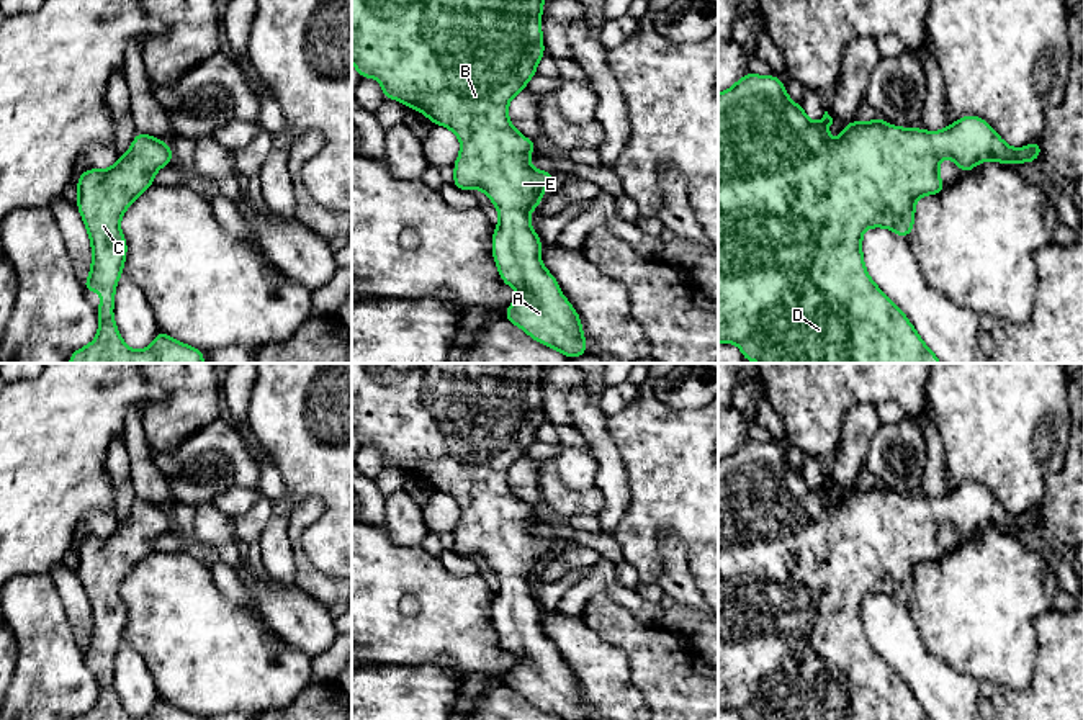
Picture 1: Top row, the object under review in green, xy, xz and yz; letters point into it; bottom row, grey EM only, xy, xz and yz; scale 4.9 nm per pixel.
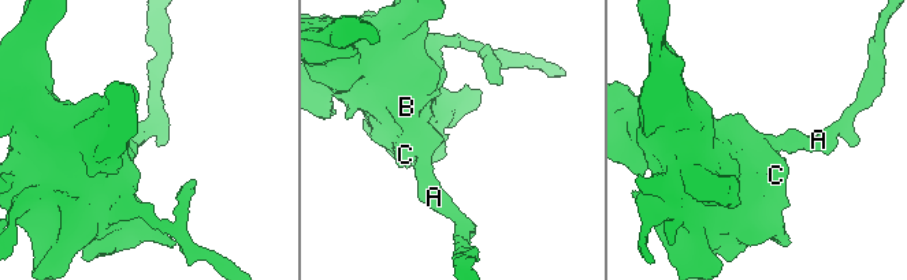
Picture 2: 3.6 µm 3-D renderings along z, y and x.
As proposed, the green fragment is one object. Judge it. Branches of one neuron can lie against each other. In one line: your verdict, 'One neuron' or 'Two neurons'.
One neuron

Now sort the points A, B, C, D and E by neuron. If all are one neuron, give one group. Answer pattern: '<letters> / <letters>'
A B C D E

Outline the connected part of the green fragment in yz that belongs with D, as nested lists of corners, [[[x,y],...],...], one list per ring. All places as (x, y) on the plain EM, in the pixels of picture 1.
[[[748,439],[718,460],[718,710],[736,710],[741,720],[932,720],[905,679],[867,640],[864,596],[887,594],[908,605],[916,568],[946,555],[939,545],[941,524],[952,525],[962,540],[968,540],[983,527],[1037,529],[1040,507],[1009,514],[973,481],[936,499],[892,493],[879,483],[872,489],[856,486],[843,493],[836,507],[826,501],[831,491],[828,478],[820,489],[811,489],[774,440]]]

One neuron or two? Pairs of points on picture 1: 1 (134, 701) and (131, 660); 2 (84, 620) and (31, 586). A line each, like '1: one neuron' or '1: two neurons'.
1: one neuron
2: two neurons

